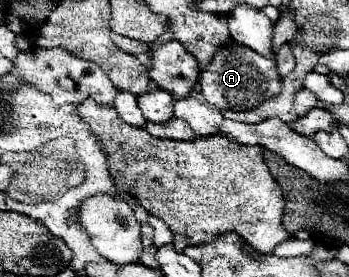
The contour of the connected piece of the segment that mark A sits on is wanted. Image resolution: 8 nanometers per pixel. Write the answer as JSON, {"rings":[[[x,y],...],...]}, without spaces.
{"rings":[[[237,42],[217,48],[217,56],[213,56],[209,68],[201,72],[199,84],[203,98],[219,110],[251,110],[281,92],[281,76],[275,68],[275,62]]]}

